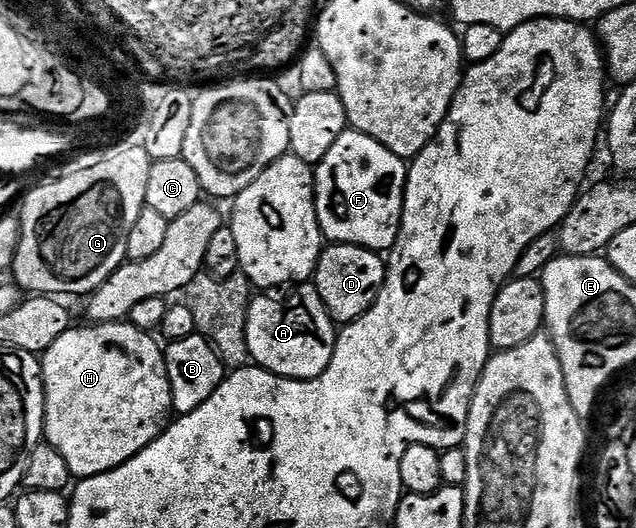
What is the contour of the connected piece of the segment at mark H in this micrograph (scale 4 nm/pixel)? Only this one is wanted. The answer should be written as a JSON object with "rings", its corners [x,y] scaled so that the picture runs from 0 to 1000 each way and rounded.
{"rings":[[[203,610],[145,614],[137,621],[115,617],[83,655],[64,669],[68,691],[68,822],[102,867],[113,903],[135,905],[175,894],[209,867],[234,837],[256,820],[270,786],[269,733],[263,714],[263,684],[252,646],[236,629],[223,629]]]}

